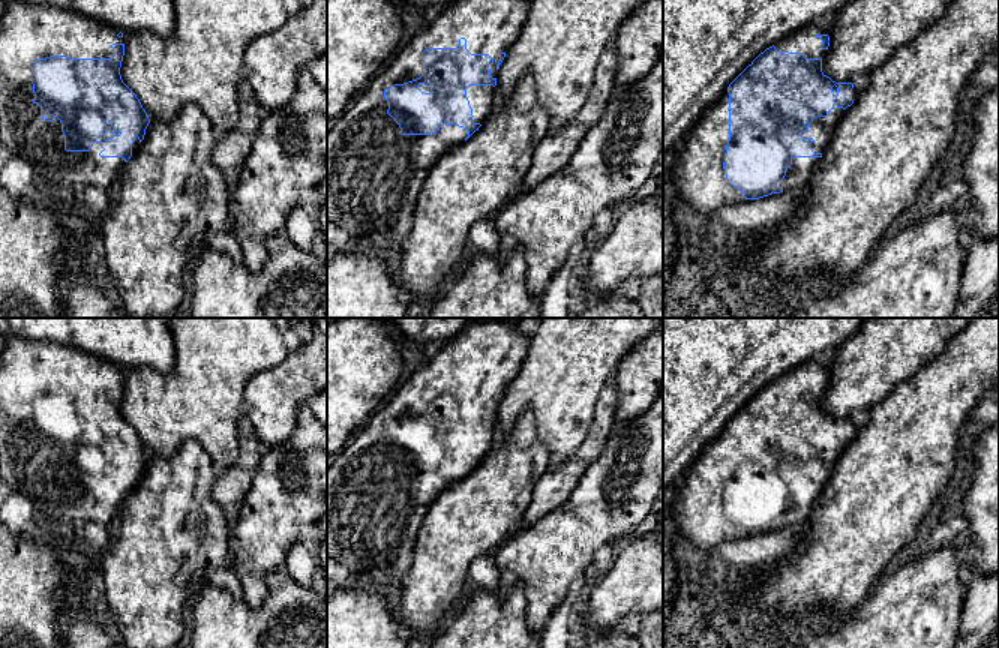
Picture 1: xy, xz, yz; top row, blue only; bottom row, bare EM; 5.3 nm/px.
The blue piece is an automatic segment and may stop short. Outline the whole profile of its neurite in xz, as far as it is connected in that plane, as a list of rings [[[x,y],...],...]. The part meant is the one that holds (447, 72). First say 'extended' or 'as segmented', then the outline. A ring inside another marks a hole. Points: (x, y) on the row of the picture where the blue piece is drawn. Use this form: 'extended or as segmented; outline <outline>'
extended; outline [[[456,0],[426,30],[414,36],[363,90],[363,94],[328,124],[327,220],[336,228],[336,246],[346,254],[376,254],[388,268],[400,266],[404,243],[412,226],[417,196],[434,164],[466,141],[496,106],[496,75],[518,39],[528,0]]]

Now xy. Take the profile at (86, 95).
extended; outline [[[4,2],[0,20],[0,141],[24,158],[38,178],[74,188],[110,188],[144,140],[150,118],[123,82],[124,38],[116,27],[56,6]]]

